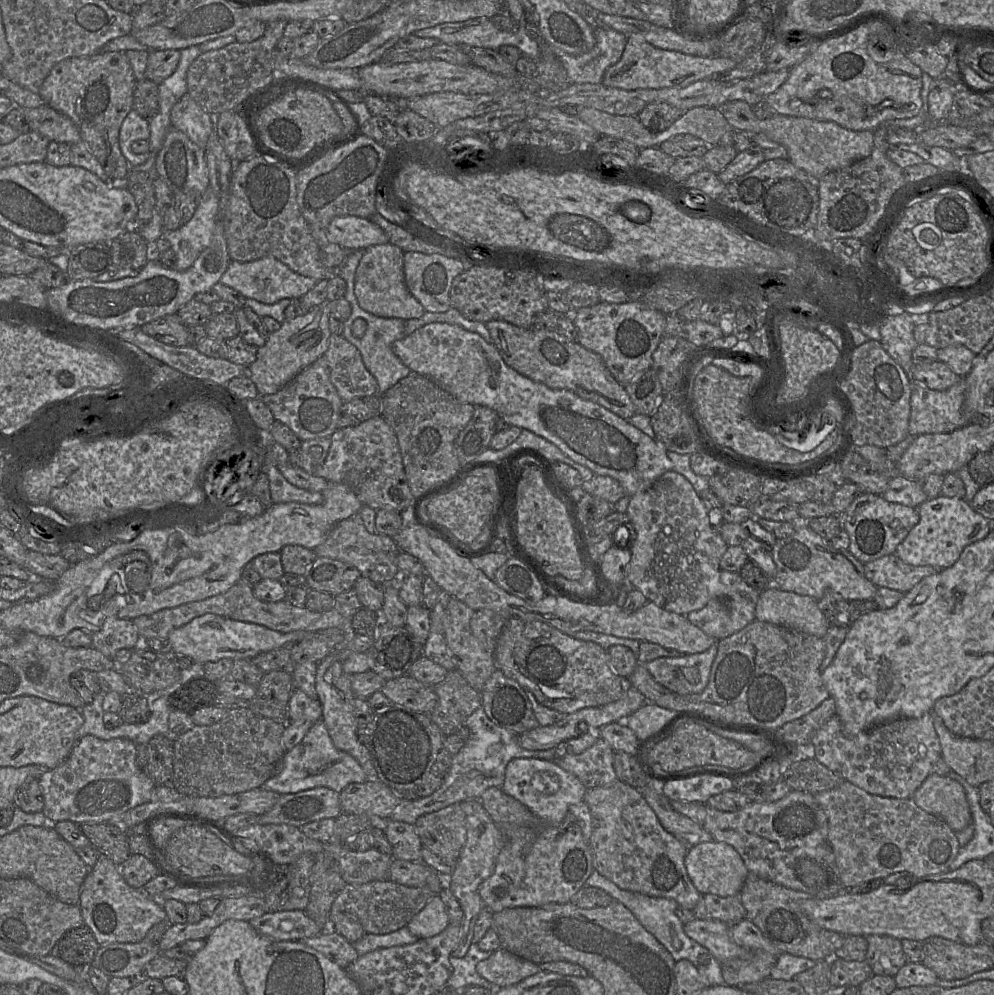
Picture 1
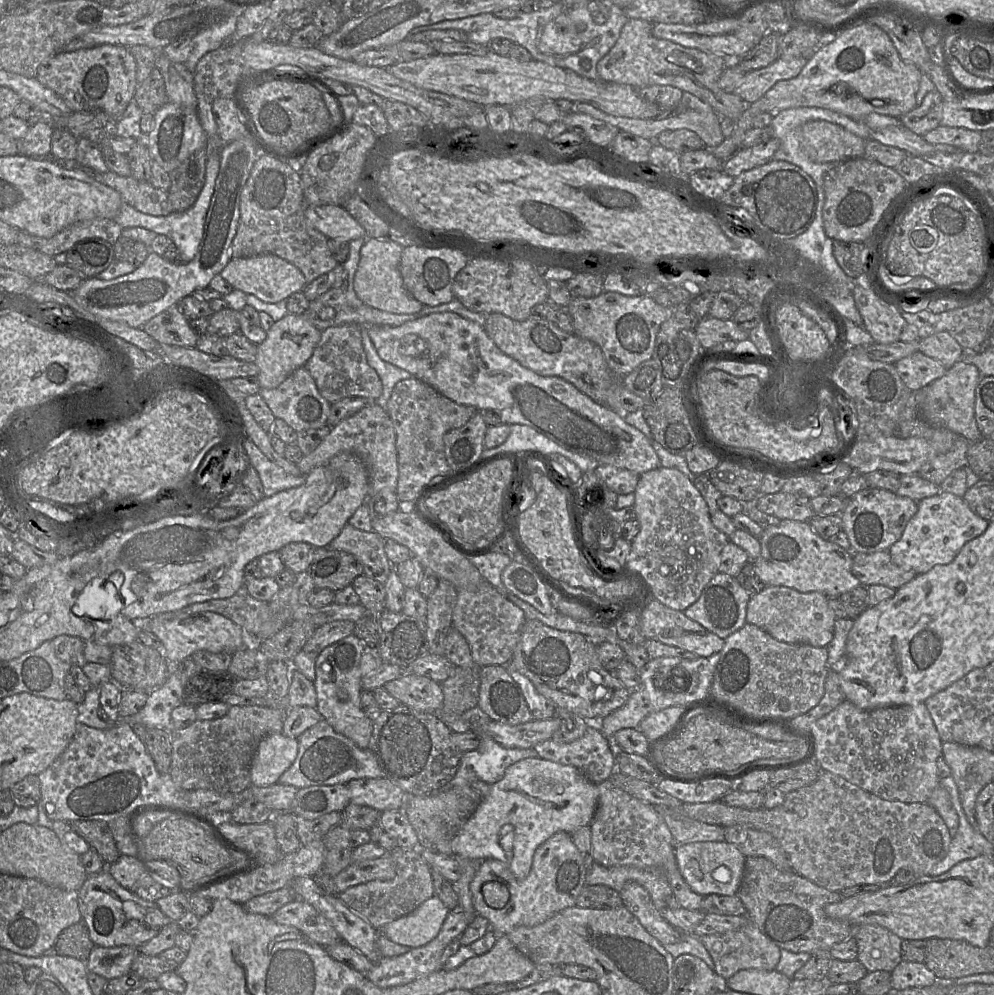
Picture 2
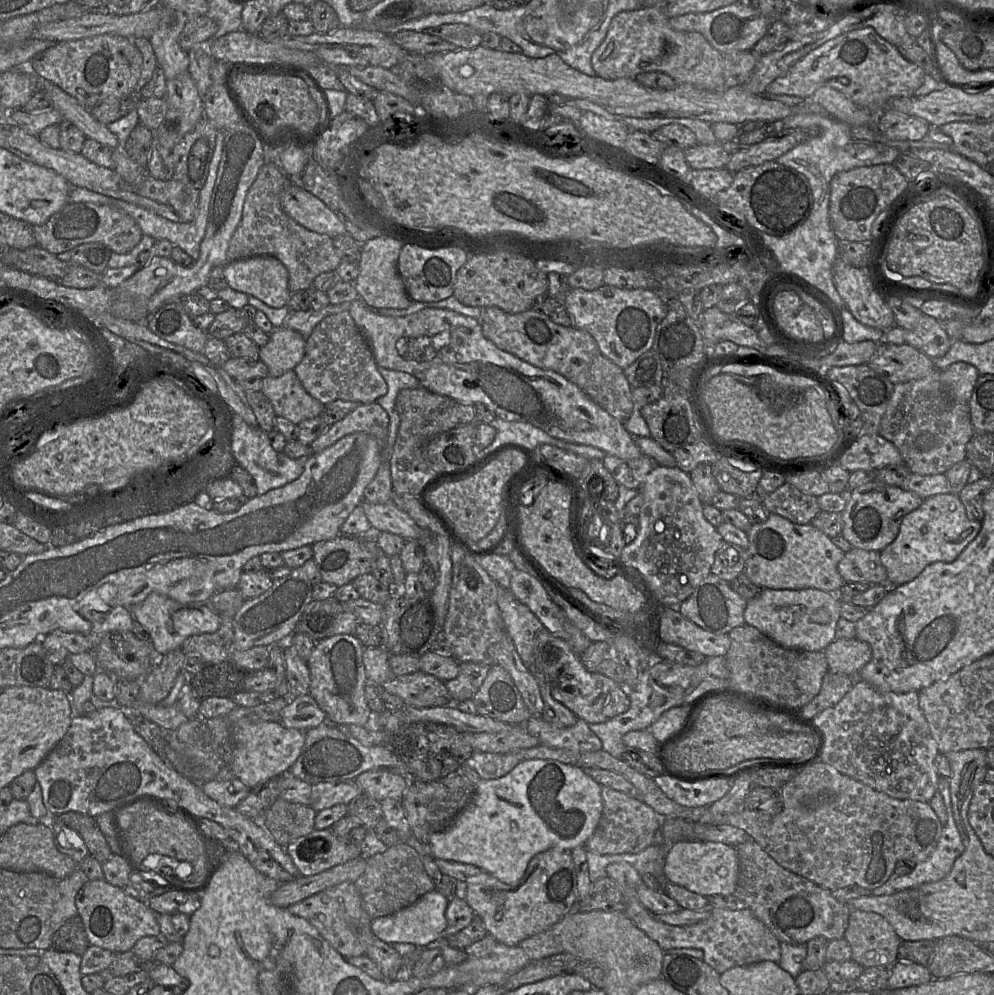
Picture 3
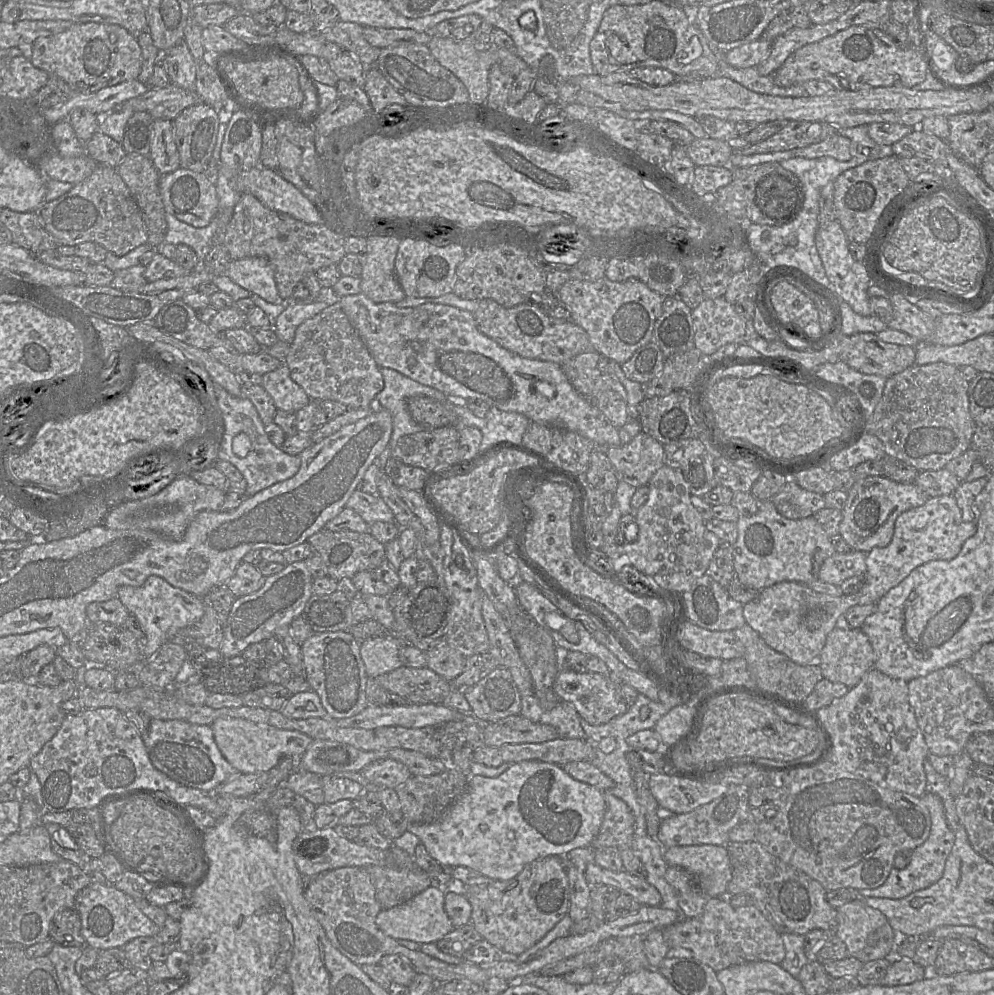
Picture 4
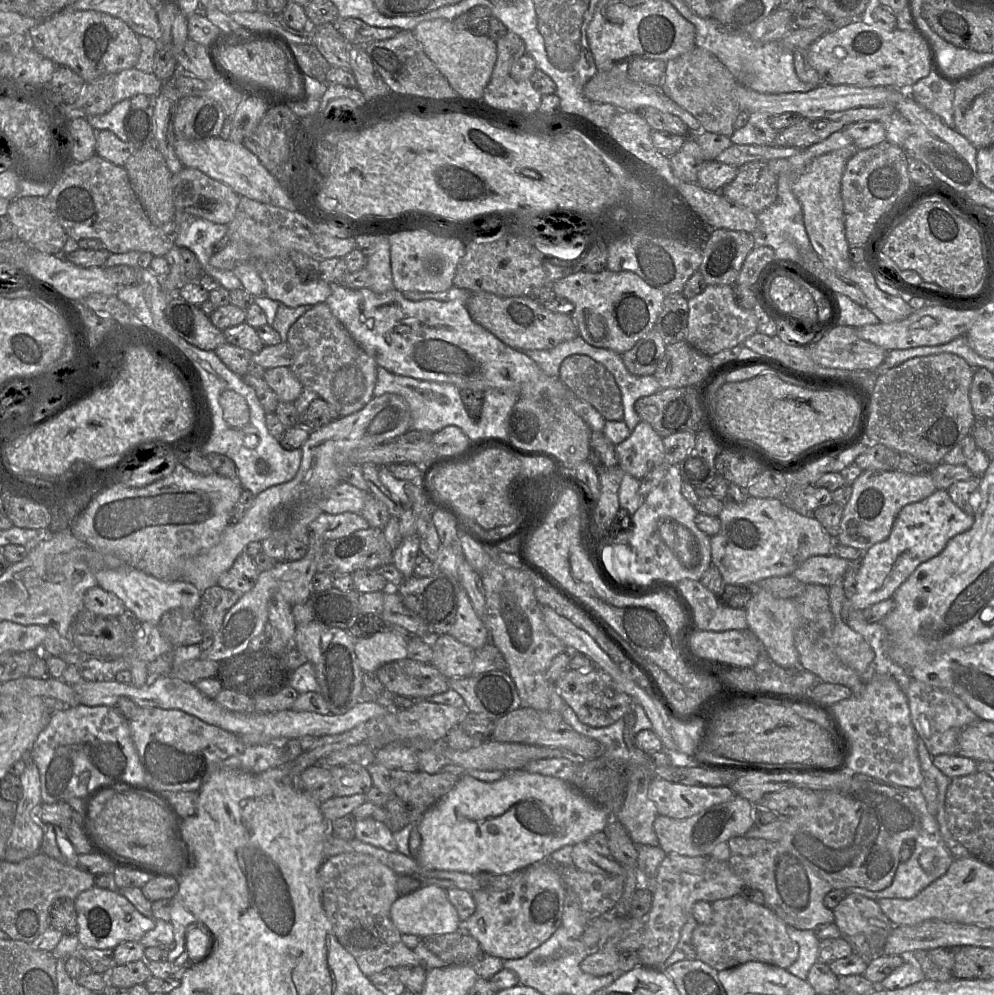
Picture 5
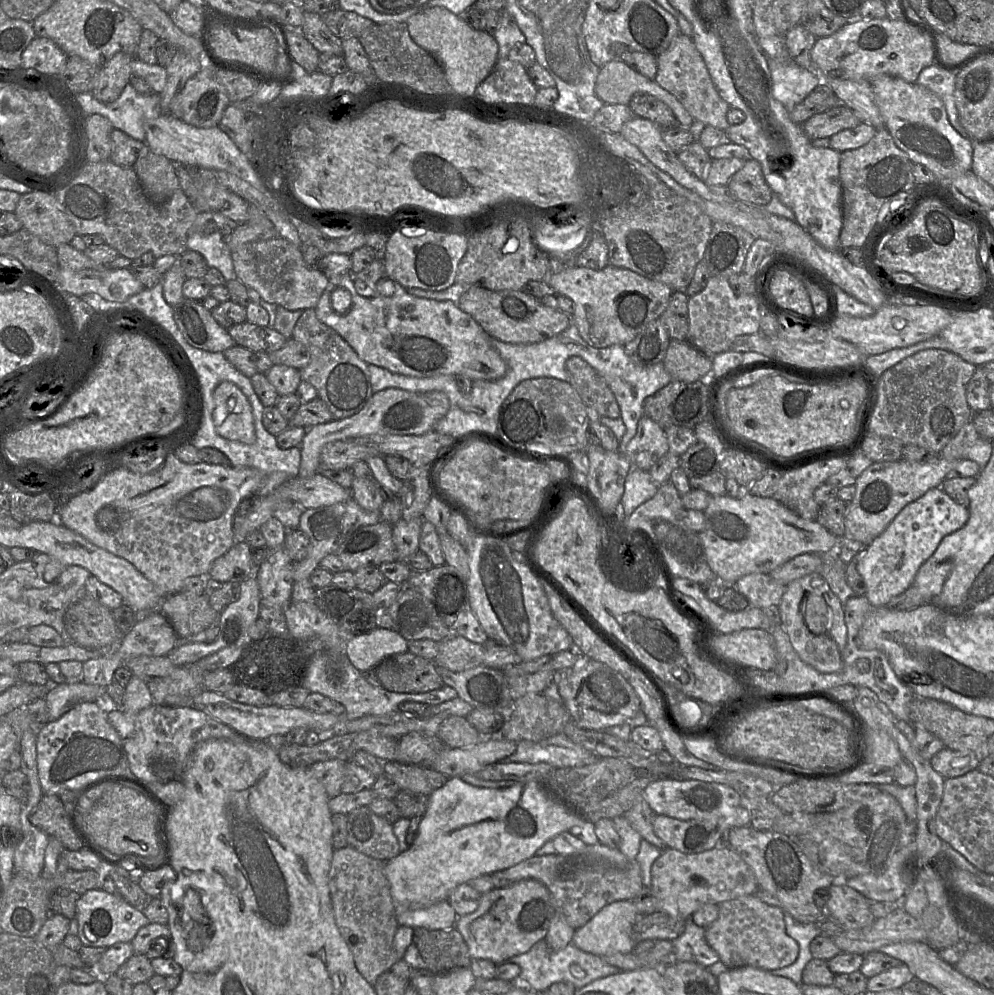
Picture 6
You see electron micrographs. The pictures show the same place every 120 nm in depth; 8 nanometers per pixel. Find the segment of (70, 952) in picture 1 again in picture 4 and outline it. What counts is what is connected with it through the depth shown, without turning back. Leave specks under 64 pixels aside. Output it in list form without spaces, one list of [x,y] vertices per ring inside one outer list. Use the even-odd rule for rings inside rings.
[[[75,908],[59,911],[50,924],[49,938],[56,944],[66,947],[86,945],[81,933],[81,917]]]

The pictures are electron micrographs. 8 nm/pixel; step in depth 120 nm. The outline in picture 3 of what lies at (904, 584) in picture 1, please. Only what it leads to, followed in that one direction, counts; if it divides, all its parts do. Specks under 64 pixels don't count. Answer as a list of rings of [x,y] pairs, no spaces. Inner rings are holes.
[[[852,548],[837,566],[845,583],[866,582],[871,585],[889,584],[887,572],[880,561],[880,552]]]

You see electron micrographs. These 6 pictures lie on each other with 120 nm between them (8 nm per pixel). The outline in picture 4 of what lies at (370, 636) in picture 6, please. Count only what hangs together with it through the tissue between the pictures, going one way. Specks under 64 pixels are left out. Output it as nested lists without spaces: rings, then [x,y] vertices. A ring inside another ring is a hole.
[[[375,637],[360,642],[360,655],[366,674],[377,678],[401,667],[399,650],[400,643],[394,637]]]

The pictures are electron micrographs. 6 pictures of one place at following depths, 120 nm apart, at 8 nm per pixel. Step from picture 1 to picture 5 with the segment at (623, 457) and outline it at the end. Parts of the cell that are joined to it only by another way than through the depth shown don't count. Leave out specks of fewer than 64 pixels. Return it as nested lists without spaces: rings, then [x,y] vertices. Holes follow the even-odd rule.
[[[342,283],[330,285],[334,286],[325,301],[326,304],[355,342],[375,360],[377,366],[391,373],[418,380],[450,383],[459,389],[479,392],[497,389],[516,392],[519,397],[557,397],[566,400],[592,431],[603,432],[606,420],[592,405],[577,398],[559,377],[545,374],[524,352],[507,346],[491,332],[474,322],[464,304],[458,301],[442,302],[434,299],[410,301],[396,289],[377,294],[369,288],[350,289]]]

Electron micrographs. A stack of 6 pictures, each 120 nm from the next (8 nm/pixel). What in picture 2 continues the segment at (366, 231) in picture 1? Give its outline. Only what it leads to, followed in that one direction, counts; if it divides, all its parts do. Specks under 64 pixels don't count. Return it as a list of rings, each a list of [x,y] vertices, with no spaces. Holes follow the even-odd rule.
[[[306,205],[304,213],[310,225],[329,240],[350,242],[366,237],[365,229],[342,205]]]

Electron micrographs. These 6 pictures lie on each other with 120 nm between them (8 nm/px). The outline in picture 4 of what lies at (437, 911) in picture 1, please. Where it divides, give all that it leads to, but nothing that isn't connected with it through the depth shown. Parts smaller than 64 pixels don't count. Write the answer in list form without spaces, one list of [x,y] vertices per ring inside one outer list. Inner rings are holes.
[[[430,886],[409,901],[390,909],[382,909],[376,917],[376,925],[387,936],[398,940],[411,940],[420,944],[436,943],[454,929],[445,911],[446,890]]]

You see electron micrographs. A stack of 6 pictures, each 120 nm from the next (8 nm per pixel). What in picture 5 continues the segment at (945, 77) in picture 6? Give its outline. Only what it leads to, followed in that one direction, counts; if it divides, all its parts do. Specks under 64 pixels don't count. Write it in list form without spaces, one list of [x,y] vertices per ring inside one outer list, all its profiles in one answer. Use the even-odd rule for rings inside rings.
[[[930,69],[927,77],[906,91],[917,103],[939,116],[949,128],[956,130],[953,108],[955,92],[952,85]]]

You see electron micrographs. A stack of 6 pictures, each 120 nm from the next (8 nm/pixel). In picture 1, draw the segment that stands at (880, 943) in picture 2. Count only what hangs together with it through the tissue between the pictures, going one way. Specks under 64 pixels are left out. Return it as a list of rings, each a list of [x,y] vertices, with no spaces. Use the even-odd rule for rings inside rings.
[[[868,935],[865,961],[870,965],[874,975],[894,977],[908,963],[902,949],[902,943],[887,935]]]

